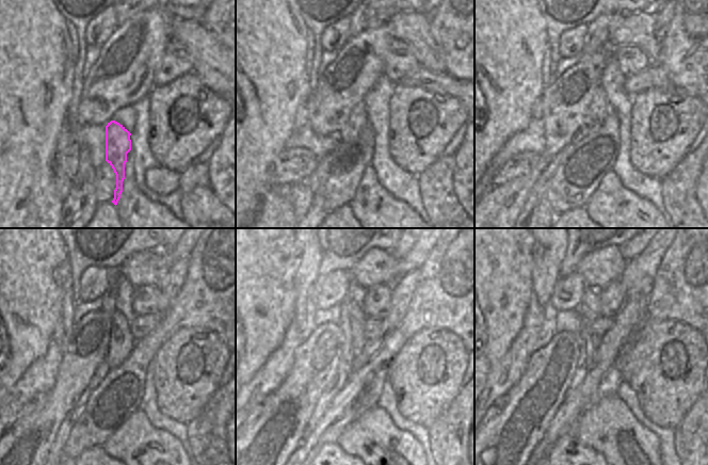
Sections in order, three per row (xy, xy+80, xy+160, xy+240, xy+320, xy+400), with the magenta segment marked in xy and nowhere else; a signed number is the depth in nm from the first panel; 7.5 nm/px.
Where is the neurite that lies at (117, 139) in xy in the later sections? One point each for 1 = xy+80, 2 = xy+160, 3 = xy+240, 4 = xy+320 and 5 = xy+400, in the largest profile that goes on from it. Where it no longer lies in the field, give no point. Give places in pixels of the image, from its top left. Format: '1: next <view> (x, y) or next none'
1: next xy+80 (357, 119)
2: next xy+160 (598, 110)
3: next xy+240 (123, 342)
4: next xy+320 (352, 318)
5: next xy+400 (590, 308)

